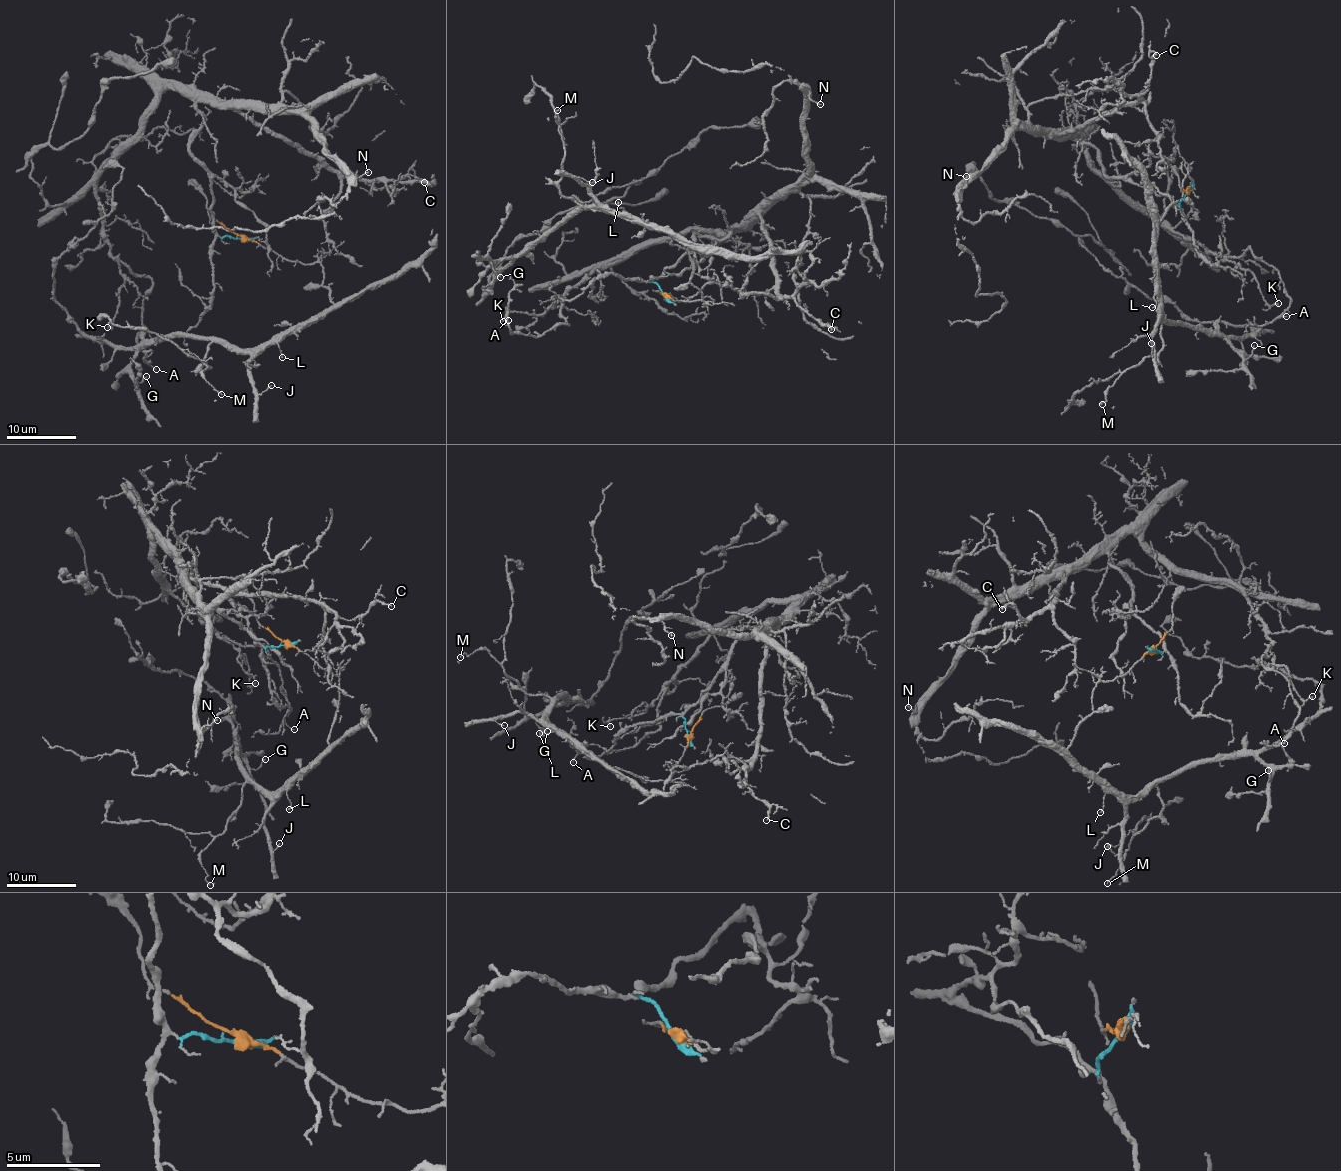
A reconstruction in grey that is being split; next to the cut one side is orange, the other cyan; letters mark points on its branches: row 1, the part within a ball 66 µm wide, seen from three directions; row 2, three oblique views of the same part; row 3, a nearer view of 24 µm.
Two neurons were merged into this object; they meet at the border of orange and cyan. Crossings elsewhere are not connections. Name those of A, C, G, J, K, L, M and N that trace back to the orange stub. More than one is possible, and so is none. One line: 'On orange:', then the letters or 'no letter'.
On orange: G, J, L, M

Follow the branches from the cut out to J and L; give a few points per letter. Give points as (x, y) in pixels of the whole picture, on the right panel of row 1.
J: (1186, 191), (1193, 186), (1187, 175), (1181, 200), (1157, 225), (1155, 254), (1160, 264), (1152, 356), (1151, 343)
L: (1186, 191), (1193, 184), (1187, 175), (1181, 200), (1171, 205), (1157, 225), (1157, 305), (1152, 307)

